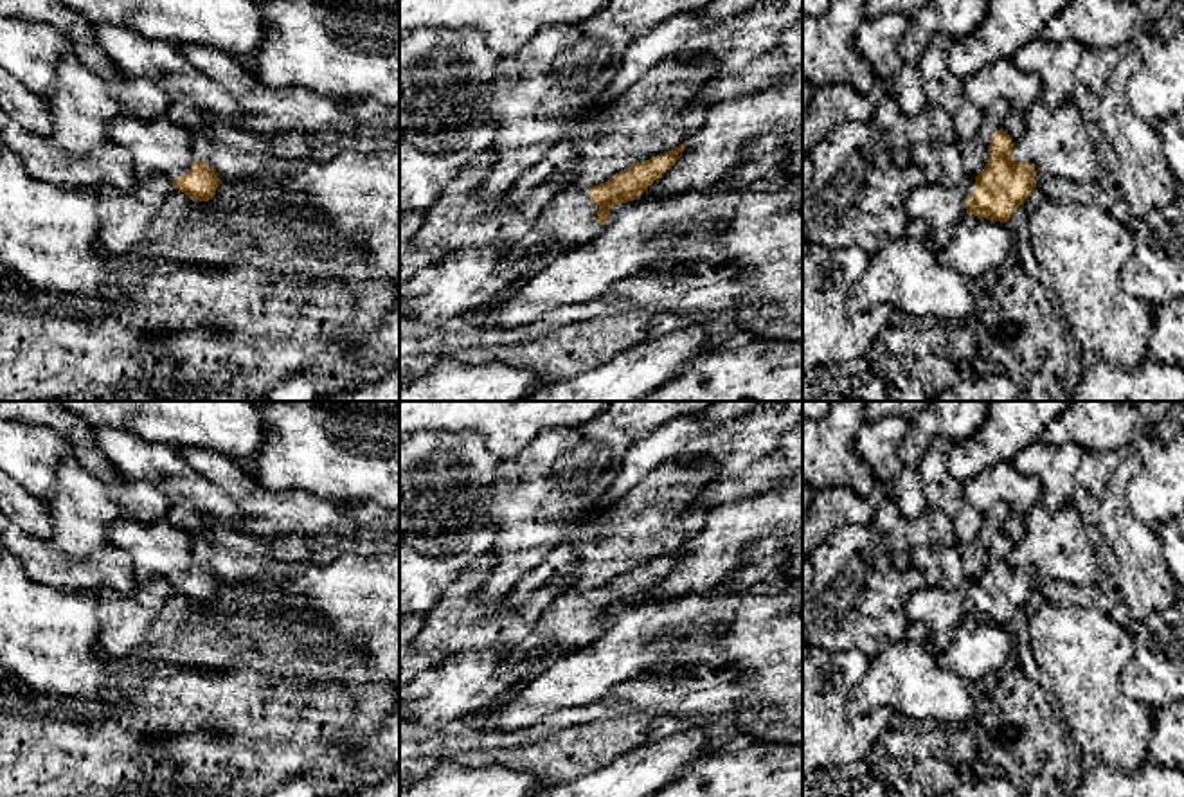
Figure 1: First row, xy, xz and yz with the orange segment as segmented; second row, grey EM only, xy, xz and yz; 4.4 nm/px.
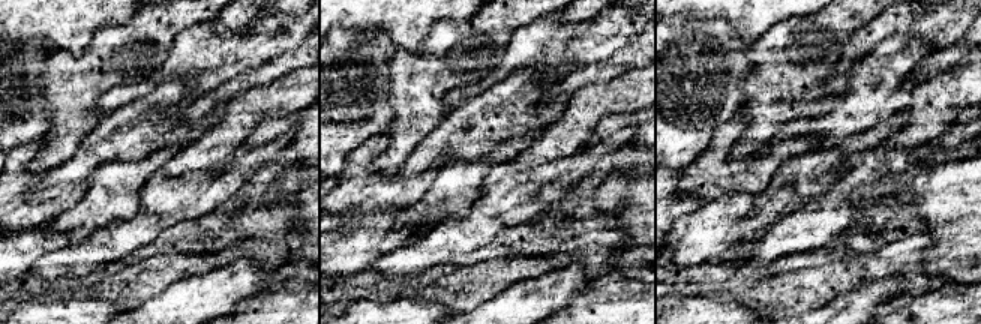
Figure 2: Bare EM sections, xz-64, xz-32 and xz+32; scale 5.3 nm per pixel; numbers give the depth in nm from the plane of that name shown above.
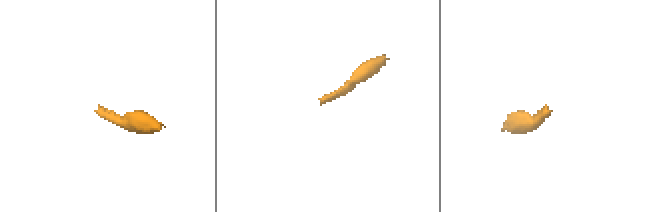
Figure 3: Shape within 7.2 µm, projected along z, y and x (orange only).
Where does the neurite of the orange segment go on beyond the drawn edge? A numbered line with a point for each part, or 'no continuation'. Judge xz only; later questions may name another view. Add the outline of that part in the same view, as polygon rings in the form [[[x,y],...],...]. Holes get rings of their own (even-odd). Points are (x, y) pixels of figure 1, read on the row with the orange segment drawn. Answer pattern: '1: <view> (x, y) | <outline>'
1: xz (571, 218) | [[[567,187],[556,193],[533,228],[498,263],[498,270],[527,257],[547,237],[554,237],[556,246],[536,257],[536,268],[543,268],[558,255],[574,252],[605,228],[597,223],[597,210],[599,205],[590,201],[590,189]]]

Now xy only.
1: xy (159, 146) | [[[124,112],[108,124],[106,137],[131,155],[137,184],[144,184],[155,175],[173,182],[176,176],[187,175],[196,162],[191,128],[169,121],[166,115],[144,121]]]

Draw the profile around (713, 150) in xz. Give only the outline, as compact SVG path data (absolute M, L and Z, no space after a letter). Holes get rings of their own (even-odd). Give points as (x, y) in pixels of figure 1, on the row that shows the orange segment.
M803 67L779 77L767 88L707 106L705 121L687 139L677 162L657 178L637 200L677 196L705 191L731 175L741 162L741 149L772 133L792 133L803 126Z

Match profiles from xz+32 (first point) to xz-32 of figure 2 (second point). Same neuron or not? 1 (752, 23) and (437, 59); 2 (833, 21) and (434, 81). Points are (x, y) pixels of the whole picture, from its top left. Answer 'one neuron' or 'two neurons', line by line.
1: two neurons
2: one neuron

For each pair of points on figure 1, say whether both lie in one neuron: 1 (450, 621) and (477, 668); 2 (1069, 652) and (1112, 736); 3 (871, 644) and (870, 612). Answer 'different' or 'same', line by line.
1: different
2: same
3: same

